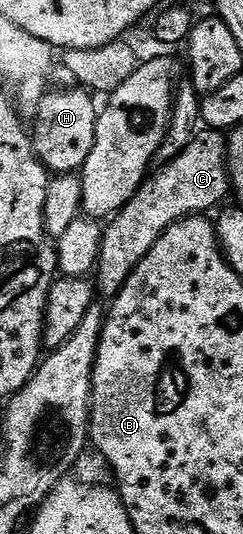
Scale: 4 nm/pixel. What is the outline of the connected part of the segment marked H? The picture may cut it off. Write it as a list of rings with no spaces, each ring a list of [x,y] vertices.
[[[82,86],[70,87],[60,92],[48,91],[33,121],[31,143],[35,145],[37,158],[51,174],[78,173],[89,158],[89,150],[93,150],[93,138],[97,134],[100,109],[97,104],[95,108],[96,97]]]

